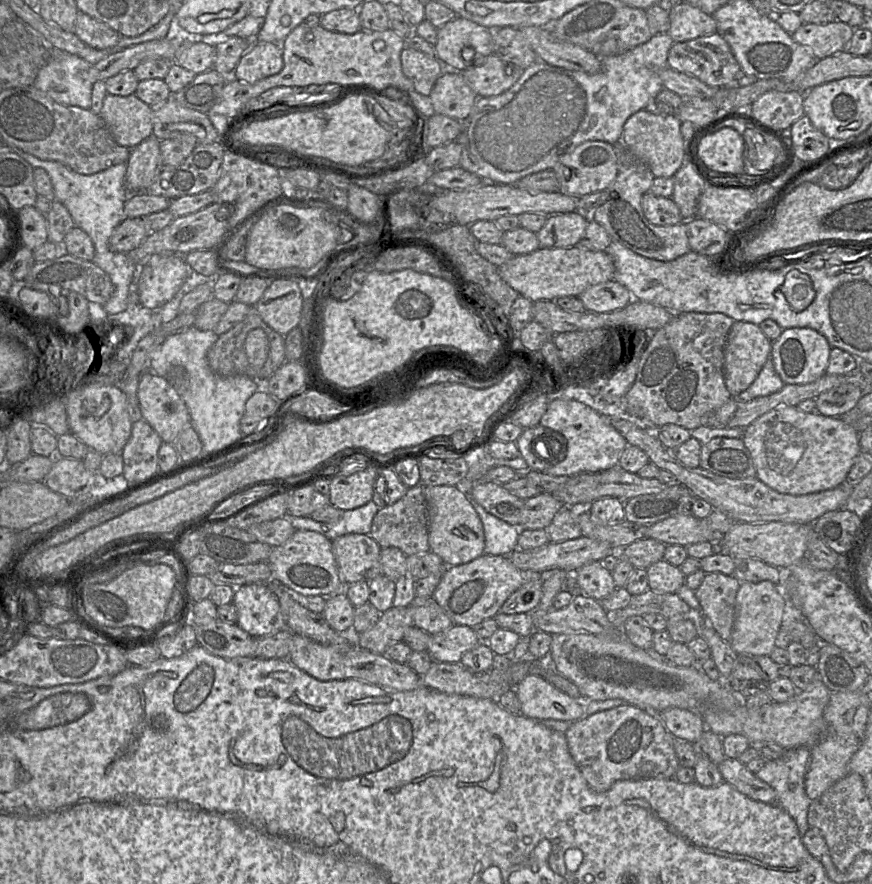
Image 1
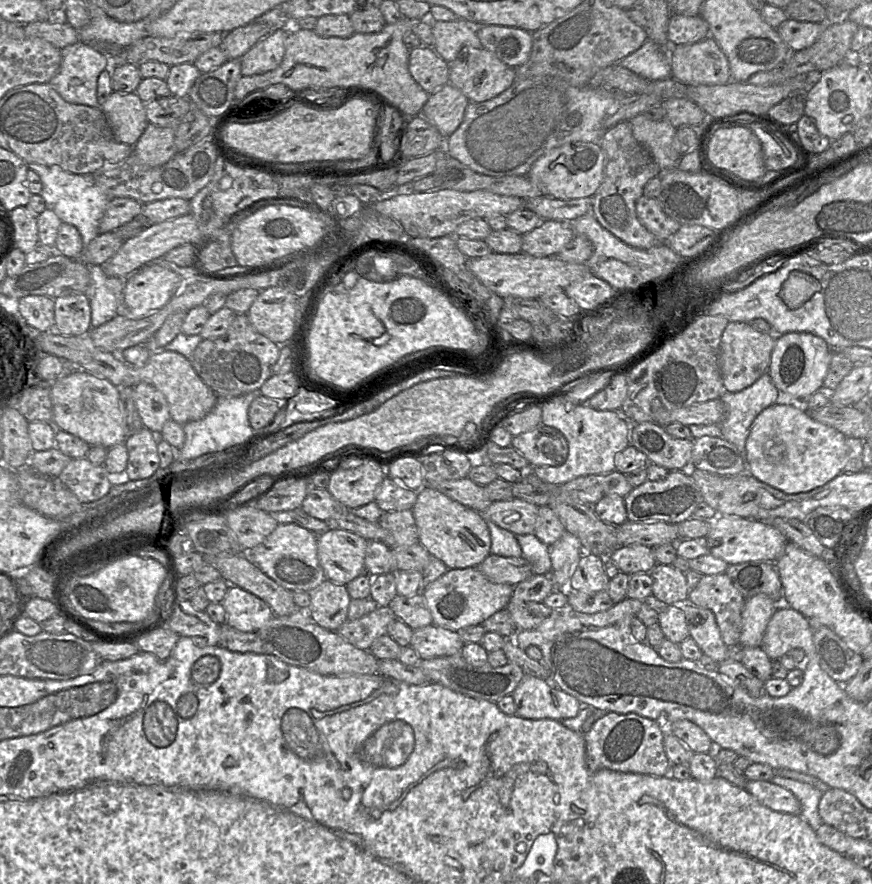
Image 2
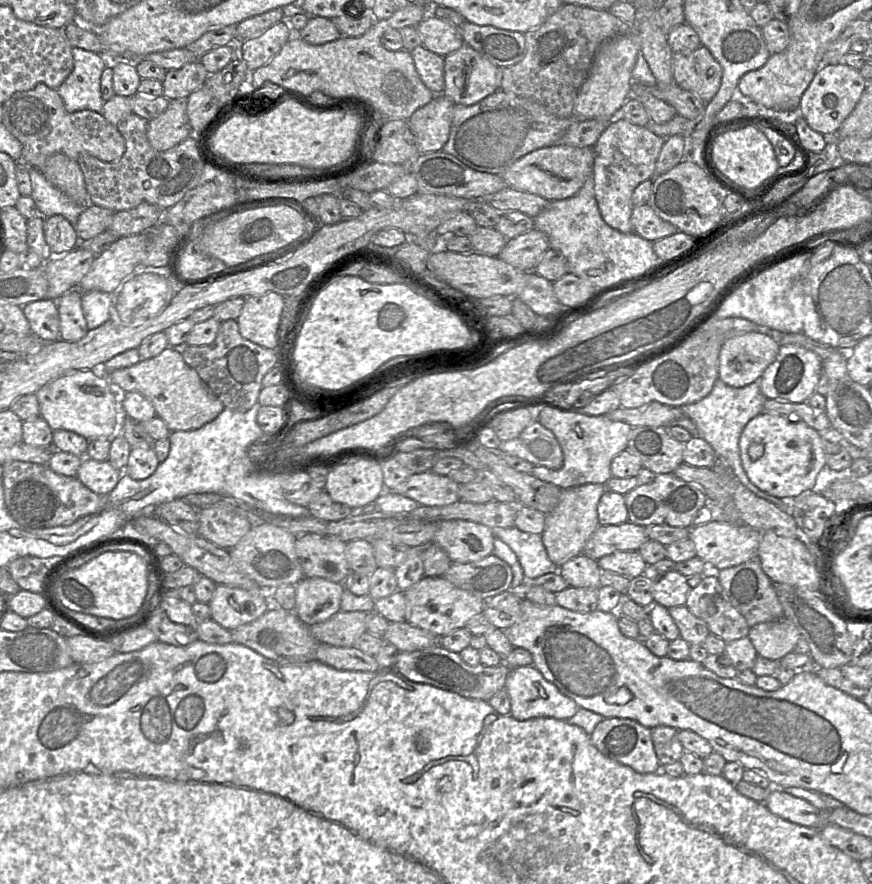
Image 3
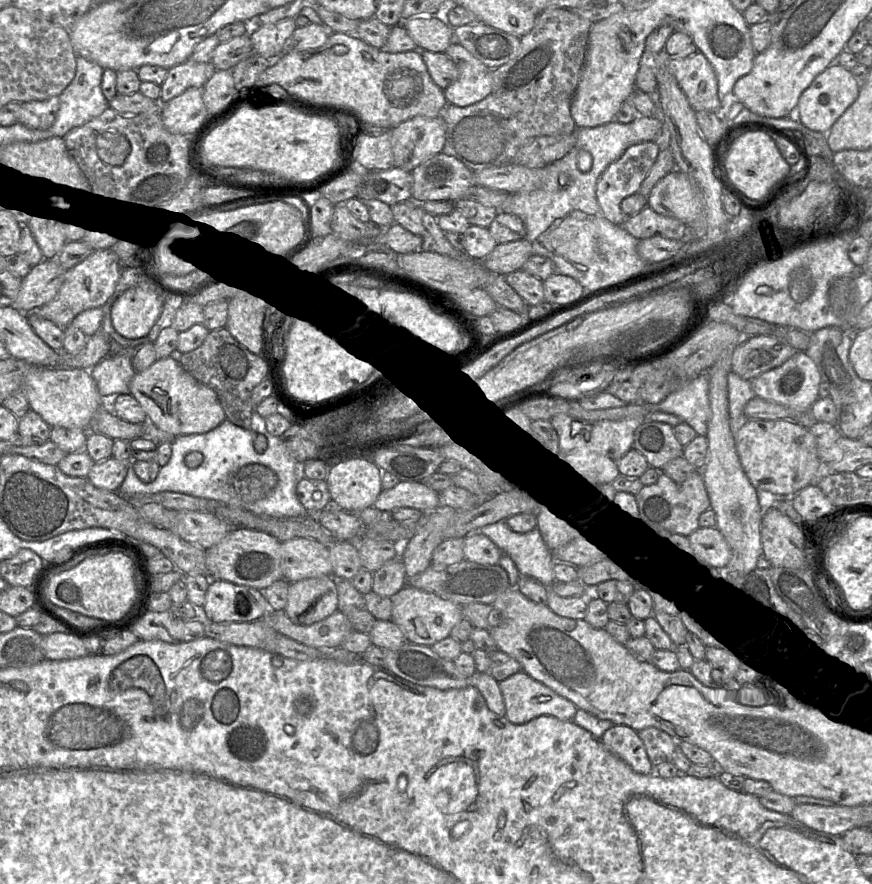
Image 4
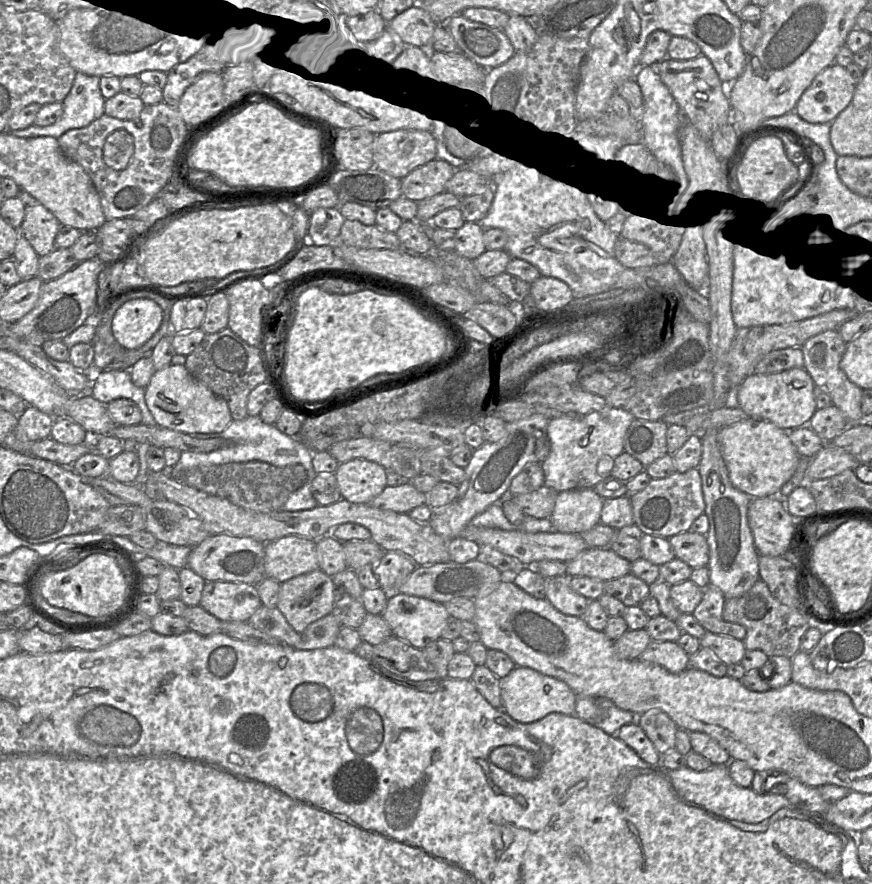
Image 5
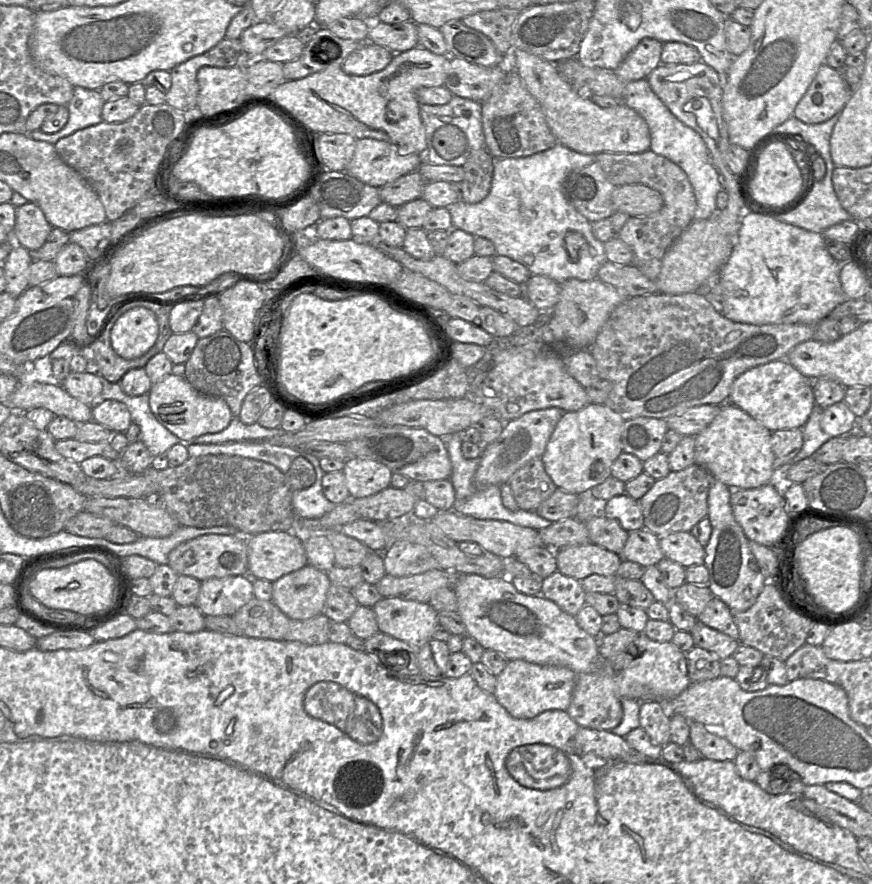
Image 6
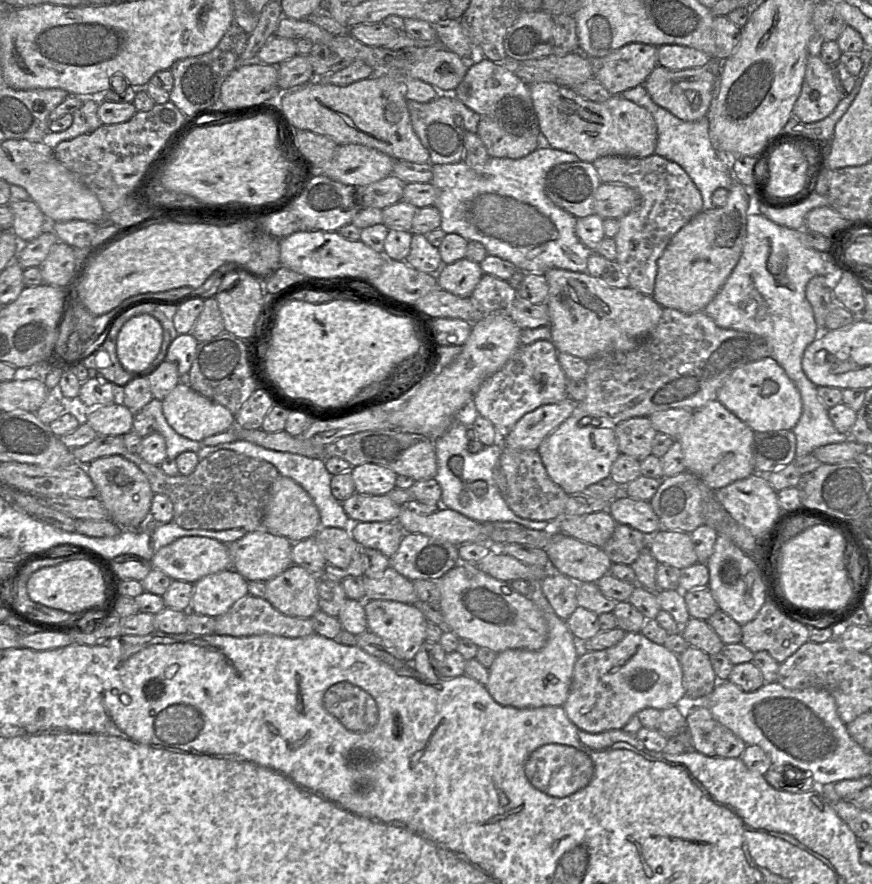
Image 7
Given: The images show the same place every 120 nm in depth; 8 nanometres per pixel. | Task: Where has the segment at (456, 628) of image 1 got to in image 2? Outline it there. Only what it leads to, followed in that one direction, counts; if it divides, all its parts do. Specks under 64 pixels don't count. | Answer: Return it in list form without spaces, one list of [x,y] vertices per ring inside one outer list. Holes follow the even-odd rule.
[[[434,624],[413,630],[410,646],[421,659],[460,654],[465,643],[457,631]]]

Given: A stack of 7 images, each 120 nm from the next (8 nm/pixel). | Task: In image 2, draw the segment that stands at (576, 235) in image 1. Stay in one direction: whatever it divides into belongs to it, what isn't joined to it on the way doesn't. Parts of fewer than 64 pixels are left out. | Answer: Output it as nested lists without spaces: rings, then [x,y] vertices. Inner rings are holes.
[[[542,220],[534,230],[522,235],[522,252],[535,257],[556,256],[576,236],[570,223]]]

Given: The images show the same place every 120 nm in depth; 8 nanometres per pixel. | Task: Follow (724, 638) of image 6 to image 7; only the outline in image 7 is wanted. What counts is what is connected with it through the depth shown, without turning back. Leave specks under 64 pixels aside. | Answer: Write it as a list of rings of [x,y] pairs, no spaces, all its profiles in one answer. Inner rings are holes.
[[[691,617],[682,626],[681,634],[689,646],[698,648],[708,655],[720,653],[724,646],[717,633],[702,619]]]

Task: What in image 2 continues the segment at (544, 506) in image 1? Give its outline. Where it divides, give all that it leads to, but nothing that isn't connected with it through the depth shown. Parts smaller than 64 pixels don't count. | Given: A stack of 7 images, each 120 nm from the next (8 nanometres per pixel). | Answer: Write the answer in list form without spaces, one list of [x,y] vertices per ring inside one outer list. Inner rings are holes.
[[[512,498],[510,500],[493,501],[482,514],[497,526],[515,535],[533,534],[539,507],[525,500]]]

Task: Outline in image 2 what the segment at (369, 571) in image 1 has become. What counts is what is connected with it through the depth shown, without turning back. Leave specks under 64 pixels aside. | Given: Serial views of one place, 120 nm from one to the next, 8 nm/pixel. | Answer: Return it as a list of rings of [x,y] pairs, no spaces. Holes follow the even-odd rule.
[[[330,529],[317,536],[318,560],[326,579],[336,584],[346,585],[351,580],[366,573],[364,560],[368,542],[363,537],[343,529]]]

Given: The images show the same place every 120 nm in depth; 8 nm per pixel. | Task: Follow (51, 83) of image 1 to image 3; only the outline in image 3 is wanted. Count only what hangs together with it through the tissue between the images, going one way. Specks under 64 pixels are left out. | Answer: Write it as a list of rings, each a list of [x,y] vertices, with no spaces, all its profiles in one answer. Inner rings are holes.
[[[72,48],[73,69],[57,88],[68,112],[91,110],[103,114],[101,75],[107,60],[96,52]]]

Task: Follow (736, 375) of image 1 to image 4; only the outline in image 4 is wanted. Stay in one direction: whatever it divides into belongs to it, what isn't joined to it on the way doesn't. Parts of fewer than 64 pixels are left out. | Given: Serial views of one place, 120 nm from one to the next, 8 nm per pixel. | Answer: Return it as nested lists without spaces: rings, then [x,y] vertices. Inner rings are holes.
[[[752,336],[734,349],[731,370],[743,379],[752,380],[782,365],[796,352],[795,348],[776,338]]]

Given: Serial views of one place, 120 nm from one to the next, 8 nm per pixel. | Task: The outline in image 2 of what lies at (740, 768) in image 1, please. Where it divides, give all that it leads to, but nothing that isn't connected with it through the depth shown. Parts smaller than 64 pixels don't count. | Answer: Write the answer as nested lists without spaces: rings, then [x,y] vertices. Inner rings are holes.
[[[747,780],[745,789],[764,806],[779,812],[800,815],[798,799],[787,789],[771,781]]]

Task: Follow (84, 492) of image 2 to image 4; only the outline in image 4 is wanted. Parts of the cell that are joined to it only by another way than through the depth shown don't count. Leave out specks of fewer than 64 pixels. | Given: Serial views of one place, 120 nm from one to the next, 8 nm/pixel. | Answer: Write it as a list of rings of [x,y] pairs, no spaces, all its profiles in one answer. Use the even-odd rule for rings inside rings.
[[[114,457],[96,462],[91,467],[87,479],[97,488],[108,491],[118,491],[124,481],[129,461],[120,461]]]

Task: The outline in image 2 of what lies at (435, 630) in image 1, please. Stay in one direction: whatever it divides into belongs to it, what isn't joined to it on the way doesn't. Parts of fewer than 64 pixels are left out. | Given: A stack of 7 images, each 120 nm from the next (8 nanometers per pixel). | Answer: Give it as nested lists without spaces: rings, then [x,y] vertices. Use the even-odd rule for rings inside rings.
[[[421,592],[409,597],[396,595],[388,606],[397,619],[413,630],[433,624],[431,612]]]

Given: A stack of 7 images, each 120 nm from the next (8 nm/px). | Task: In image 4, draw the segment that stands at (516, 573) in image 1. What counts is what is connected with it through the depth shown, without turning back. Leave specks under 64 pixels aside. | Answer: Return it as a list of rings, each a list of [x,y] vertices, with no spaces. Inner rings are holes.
[[[408,584],[390,598],[393,605],[391,620],[399,626],[408,642],[414,644],[431,647],[450,636],[453,627],[463,619],[462,606]]]

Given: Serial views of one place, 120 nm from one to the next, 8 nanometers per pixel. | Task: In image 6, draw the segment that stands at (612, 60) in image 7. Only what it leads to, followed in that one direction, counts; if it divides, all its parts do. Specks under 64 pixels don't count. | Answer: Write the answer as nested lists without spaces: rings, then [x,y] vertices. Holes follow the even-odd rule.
[[[644,38],[614,70],[624,82],[647,79],[651,72],[661,65],[662,42]]]

